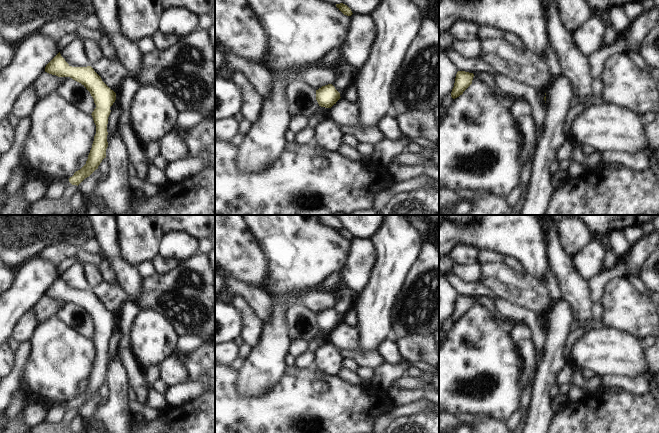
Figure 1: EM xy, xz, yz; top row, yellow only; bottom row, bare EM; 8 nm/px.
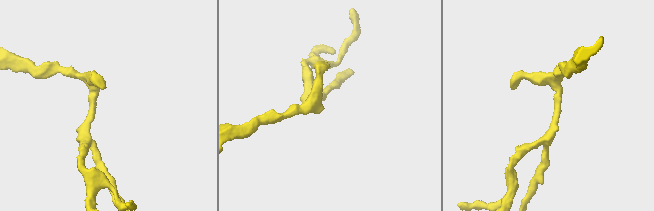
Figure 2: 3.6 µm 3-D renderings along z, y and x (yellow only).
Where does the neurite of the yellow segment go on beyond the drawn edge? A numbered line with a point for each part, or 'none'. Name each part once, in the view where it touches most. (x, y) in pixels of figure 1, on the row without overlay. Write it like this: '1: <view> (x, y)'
none

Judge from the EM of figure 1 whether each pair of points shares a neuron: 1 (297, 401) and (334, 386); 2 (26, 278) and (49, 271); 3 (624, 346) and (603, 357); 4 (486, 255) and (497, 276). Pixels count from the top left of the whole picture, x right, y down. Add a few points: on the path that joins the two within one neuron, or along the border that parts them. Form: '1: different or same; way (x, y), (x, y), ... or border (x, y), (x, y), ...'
1: same; way (306, 401), (320, 401), (326, 395)
2: same; way (32, 278), (37, 274), (43, 273)
3: same; way (619, 351), (608, 352)
4: different; border (501, 262), (487, 262), (481, 265)

